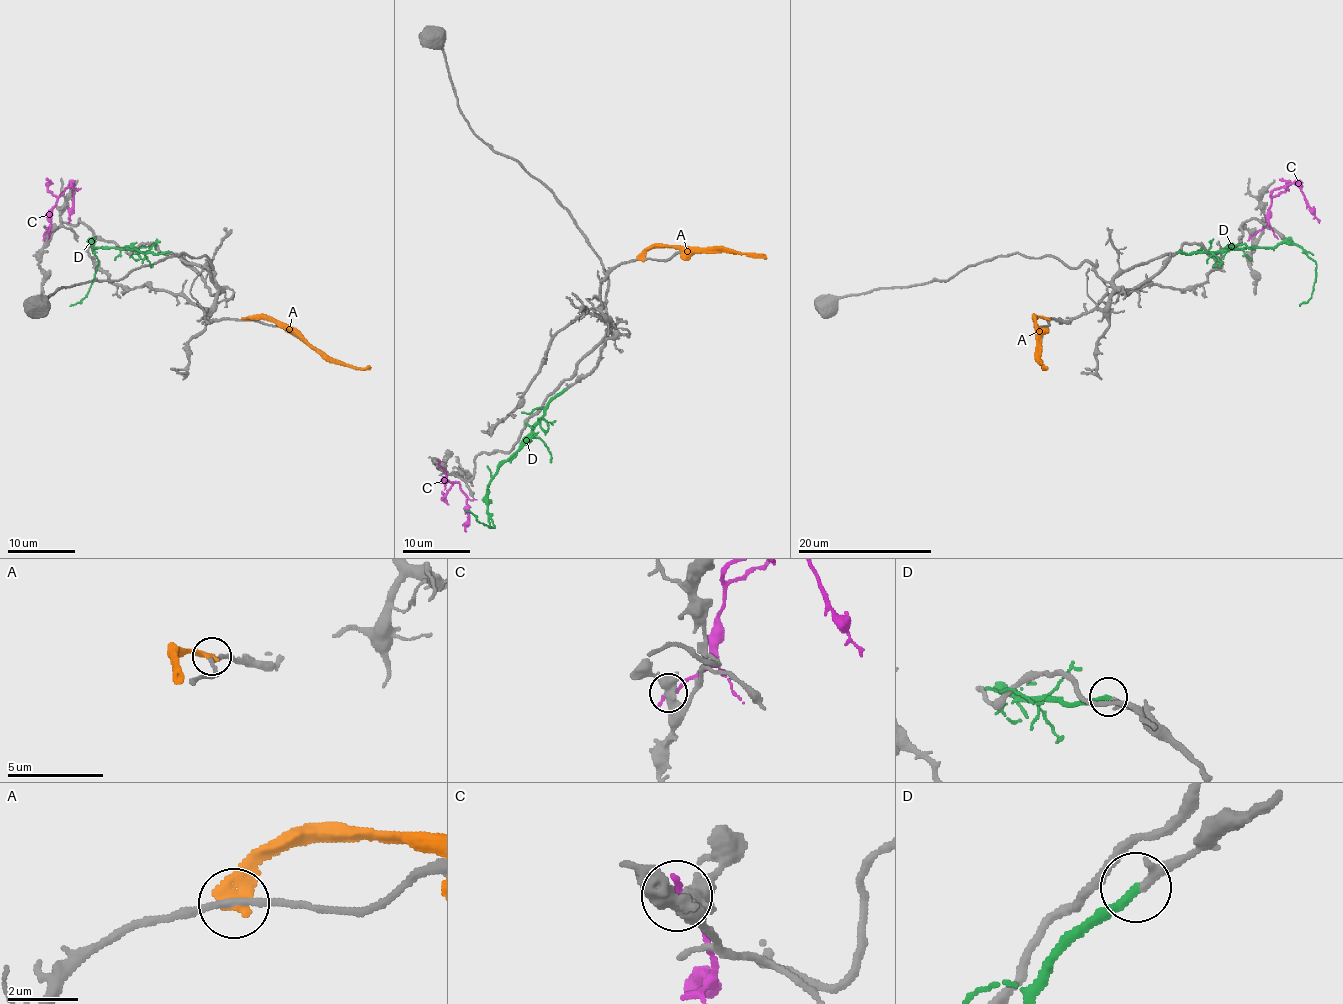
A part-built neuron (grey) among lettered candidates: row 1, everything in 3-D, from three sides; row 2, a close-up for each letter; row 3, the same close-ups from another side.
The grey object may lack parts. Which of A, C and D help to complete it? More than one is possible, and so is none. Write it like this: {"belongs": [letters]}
{"belongs": ["D"]}

